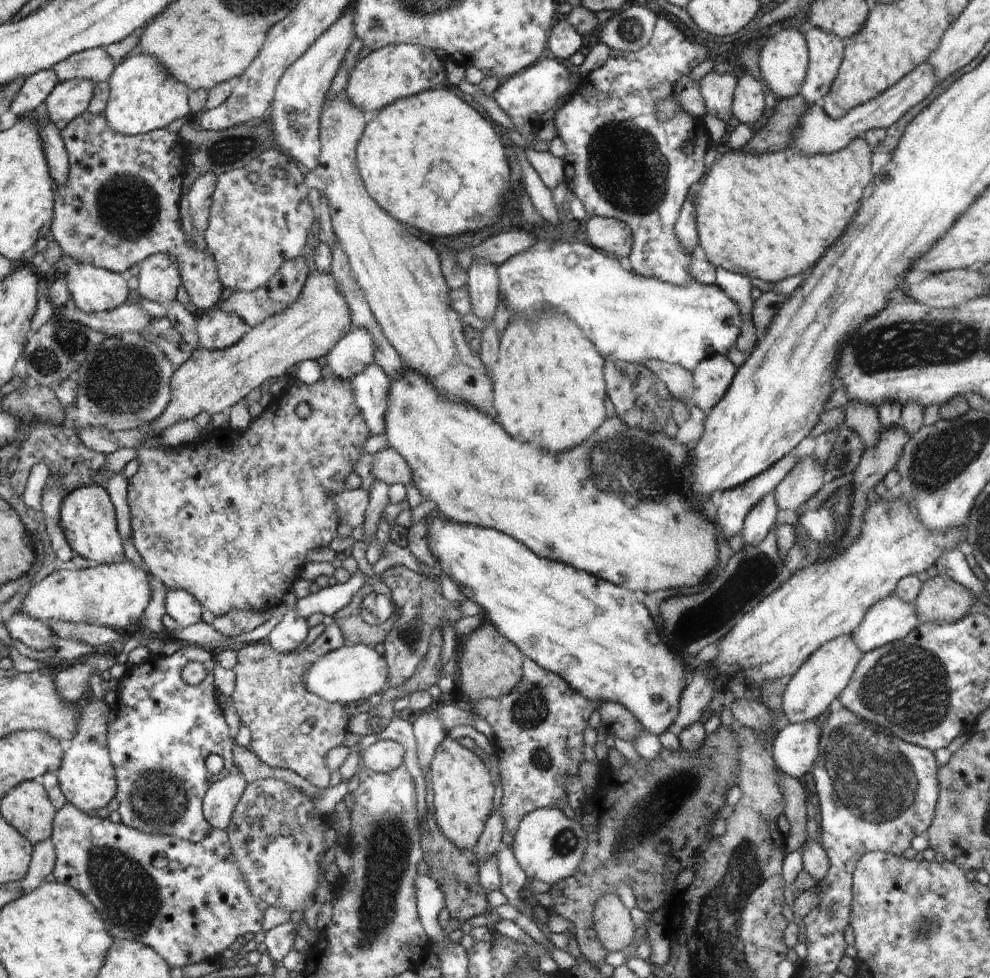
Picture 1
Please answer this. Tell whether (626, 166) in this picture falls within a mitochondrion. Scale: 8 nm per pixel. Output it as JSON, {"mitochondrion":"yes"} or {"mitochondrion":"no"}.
{"mitochondrion":"yes"}

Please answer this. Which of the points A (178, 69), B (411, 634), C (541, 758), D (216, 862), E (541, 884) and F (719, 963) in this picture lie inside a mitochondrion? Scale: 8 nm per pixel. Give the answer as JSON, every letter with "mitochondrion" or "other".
{"A":"other","B":"mitochondrion","C":"mitochondrion","D":"other","E":"other","F":"mitochondrion"}

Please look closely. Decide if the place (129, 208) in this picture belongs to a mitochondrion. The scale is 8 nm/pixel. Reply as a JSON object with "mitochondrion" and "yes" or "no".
{"mitochondrion":"yes"}

